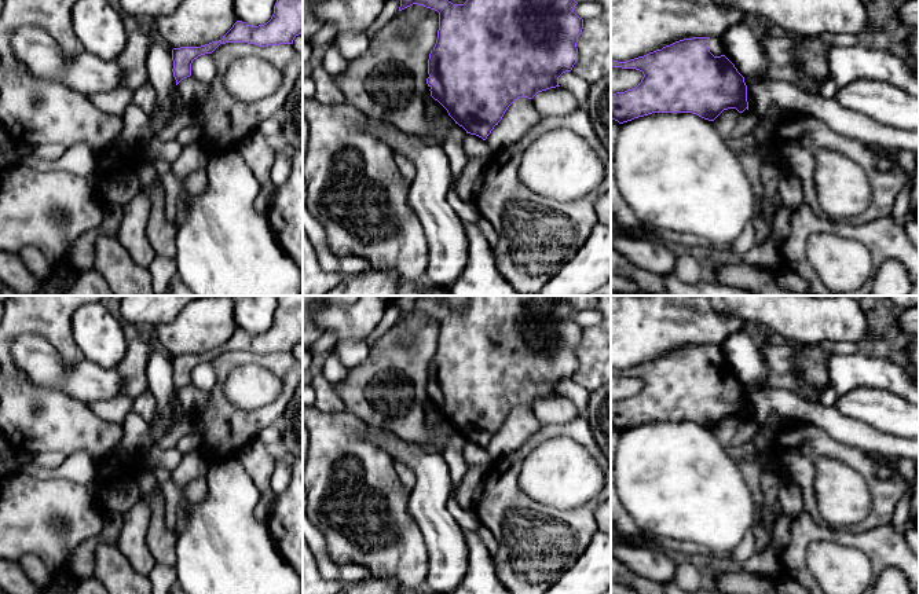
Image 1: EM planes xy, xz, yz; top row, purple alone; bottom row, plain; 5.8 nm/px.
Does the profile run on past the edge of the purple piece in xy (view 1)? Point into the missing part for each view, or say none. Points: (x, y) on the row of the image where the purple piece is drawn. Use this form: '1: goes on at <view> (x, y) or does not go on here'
1: does not go on here

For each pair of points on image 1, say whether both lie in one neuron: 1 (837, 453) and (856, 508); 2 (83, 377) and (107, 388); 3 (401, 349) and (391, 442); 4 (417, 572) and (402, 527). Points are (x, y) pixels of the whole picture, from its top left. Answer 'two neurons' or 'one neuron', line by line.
1: two neurons
2: one neuron
3: two neurons
4: one neuron

